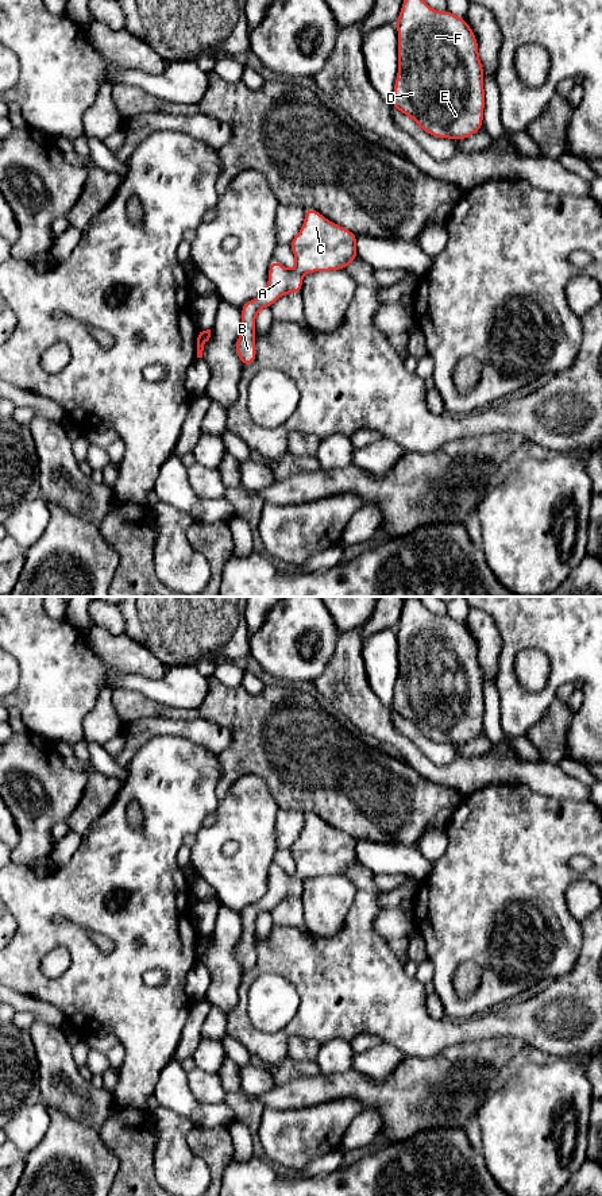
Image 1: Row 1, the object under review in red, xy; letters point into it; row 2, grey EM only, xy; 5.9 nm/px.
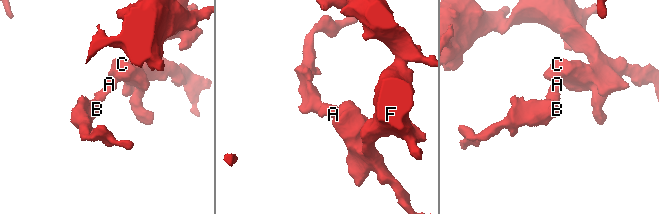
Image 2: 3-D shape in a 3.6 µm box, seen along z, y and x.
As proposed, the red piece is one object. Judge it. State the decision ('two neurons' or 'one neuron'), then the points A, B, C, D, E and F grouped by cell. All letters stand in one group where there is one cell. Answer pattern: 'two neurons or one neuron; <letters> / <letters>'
one neuron; A B C D E F

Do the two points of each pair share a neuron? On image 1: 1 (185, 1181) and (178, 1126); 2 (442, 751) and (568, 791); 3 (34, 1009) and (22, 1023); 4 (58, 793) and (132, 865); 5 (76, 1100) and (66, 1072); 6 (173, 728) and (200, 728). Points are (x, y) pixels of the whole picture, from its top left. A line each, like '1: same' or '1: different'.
1: same
2: different
3: different
4: different
5: same
6: same

